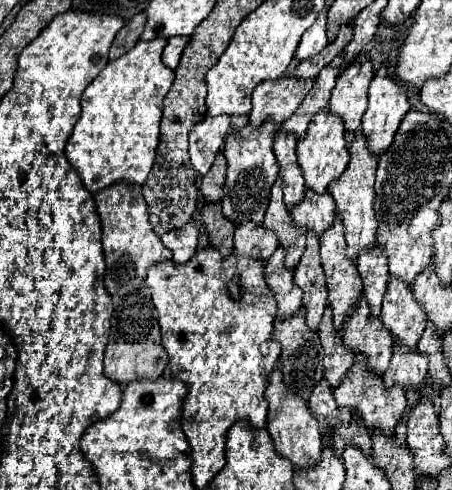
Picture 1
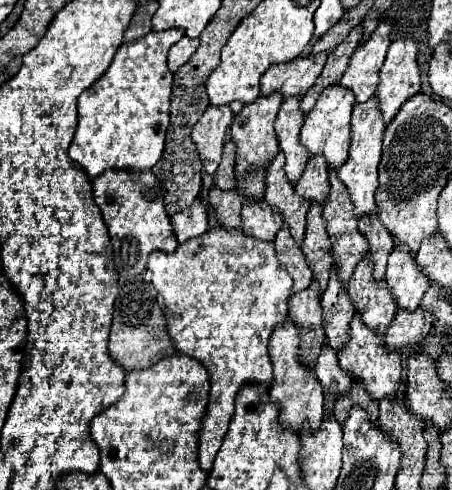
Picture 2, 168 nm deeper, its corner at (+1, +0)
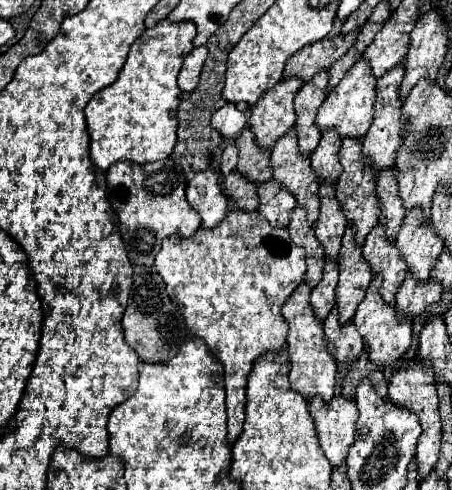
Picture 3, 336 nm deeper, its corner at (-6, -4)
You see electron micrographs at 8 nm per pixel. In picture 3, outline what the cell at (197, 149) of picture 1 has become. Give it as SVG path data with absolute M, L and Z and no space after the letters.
M225 148L223 150L223 156L221 156L221 172L223 172L223 176L227 176L231 170L235 170L237 154L239 154L237 148Z

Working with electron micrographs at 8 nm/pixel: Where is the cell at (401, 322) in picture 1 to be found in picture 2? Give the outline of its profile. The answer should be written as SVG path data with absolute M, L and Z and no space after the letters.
M396 244L386 268L386 286L390 288L392 300L402 310L416 310L430 282L424 278L416 260L408 254L408 246Z

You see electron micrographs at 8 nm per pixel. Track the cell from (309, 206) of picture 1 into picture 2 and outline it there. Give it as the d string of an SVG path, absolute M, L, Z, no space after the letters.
M312 156L306 164L306 170L298 184L294 186L298 196L302 196L308 202L316 202L324 206L324 200L328 200L330 194L330 180L328 180L328 164L320 156Z

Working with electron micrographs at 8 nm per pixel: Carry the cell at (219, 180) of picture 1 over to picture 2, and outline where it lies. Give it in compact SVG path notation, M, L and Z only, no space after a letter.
M226 142L224 144L224 154L222 154L222 162L214 174L214 186L218 186L220 190L232 190L234 188L234 142Z

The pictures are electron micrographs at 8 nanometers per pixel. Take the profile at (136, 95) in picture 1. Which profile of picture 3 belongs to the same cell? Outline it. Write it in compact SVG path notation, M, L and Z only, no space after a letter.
M165 18L157 26L145 30L131 46L119 78L89 100L85 116L91 136L91 162L95 166L107 170L119 160L145 164L163 160L173 152L181 96L177 74L185 56L193 50L193 38L193 22L169 22Z

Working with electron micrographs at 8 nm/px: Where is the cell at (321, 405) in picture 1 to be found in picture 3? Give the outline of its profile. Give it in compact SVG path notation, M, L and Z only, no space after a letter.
M335 306L325 320L325 336L337 364L345 362L347 366L351 366L363 352L363 338L359 338L353 320L347 322L347 326L339 326L339 314L335 314Z

